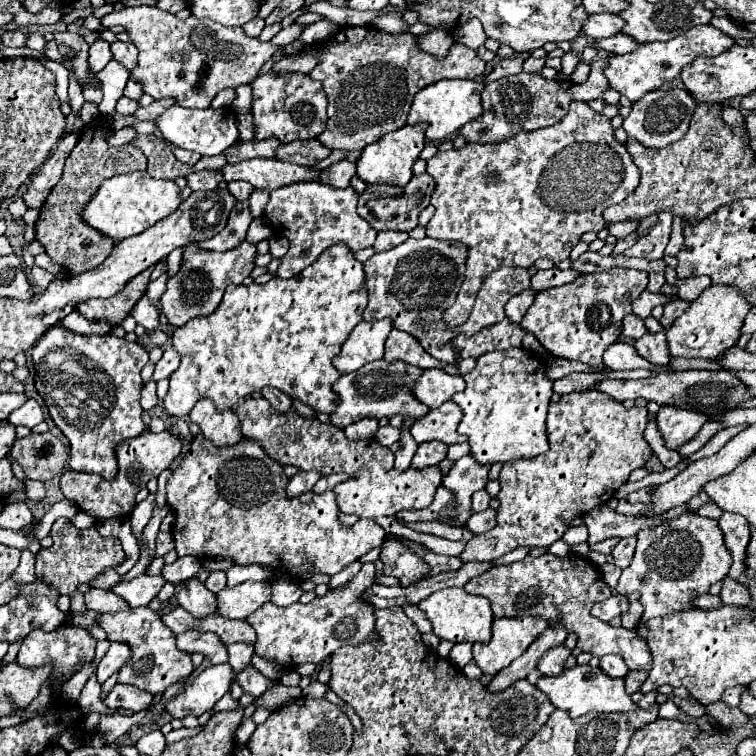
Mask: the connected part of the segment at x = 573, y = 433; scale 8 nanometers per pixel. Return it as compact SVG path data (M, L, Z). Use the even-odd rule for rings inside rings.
M596 390L564 394L560 402L550 404L546 424L550 450L540 458L502 466L498 524L466 544L462 562L492 562L518 546L554 544L568 530L572 518L608 504L630 472L642 468L652 456L648 442L644 442L648 410L624 408Z

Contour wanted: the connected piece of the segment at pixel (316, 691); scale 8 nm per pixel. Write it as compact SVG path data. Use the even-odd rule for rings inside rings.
M312 680L310 685L303 689L303 696L304 698L325 699L328 690L328 684L322 684L317 680Z

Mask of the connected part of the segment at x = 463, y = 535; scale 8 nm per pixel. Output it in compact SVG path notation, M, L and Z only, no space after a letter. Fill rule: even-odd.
M438 521L408 522L403 524L418 532L434 534L438 537L452 541L468 542L474 536L474 534L466 528L450 527Z

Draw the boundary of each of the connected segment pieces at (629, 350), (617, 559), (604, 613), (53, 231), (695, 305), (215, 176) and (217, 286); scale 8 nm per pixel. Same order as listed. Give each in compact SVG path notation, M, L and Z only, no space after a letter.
M614 342L612 346L606 348L602 362L606 368L610 370L654 370L654 372L667 372L669 371L668 365L655 366L648 364L632 344L628 342Z
M622 538L614 550L612 550L612 562L618 566L618 568L626 568L630 566L632 562L632 554L634 554L634 546L636 546L636 538Z
M612 594L608 600L596 602L590 610L590 614L602 622L610 622L612 618L620 616L622 612L628 610L628 596L626 594Z
M98 116L92 124L84 128L80 142L74 146L74 150L66 158L64 174L60 182L52 188L50 196L46 198L40 210L40 218L36 222L36 240L46 248L46 254L52 258L52 262L64 266L68 274L82 274L100 266L114 246L112 240L104 238L102 234L96 234L96 230L80 222L80 210L84 208L84 202L92 198L92 194L96 192L96 186L100 186L102 180L112 178L114 174L147 169L147 158L138 148L108 146L104 142L106 130L112 130L112 126L108 124L104 116Z
M710 286L698 300L690 304L690 308L674 320L674 324L666 330L668 352L672 358L710 358L718 360L722 354L736 346L740 338L740 328L744 318L752 306L744 300L742 294L736 294L730 286Z
M202 170L202 172L190 172L186 176L186 182L192 188L192 192L196 192L196 190L206 192L206 190L214 190L222 182L222 178L220 178L218 170Z
M244 242L244 246L240 246L240 248L228 250L224 254L208 252L208 250L192 250L192 246L194 244L188 244L184 248L182 266L180 266L178 274L168 280L166 292L162 294L164 316L168 318L168 322L174 328L184 326L194 316L208 316L208 314L212 314L218 308L226 286L228 284L242 284L244 278L248 278L250 272L254 270L256 246L252 246L248 242Z

